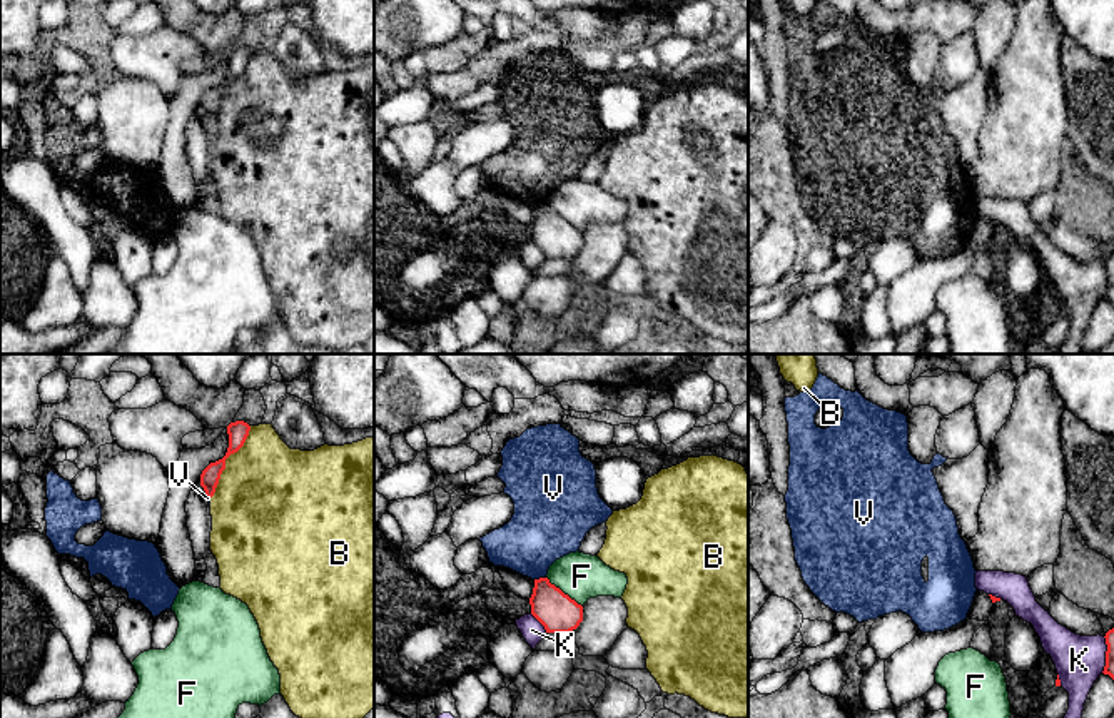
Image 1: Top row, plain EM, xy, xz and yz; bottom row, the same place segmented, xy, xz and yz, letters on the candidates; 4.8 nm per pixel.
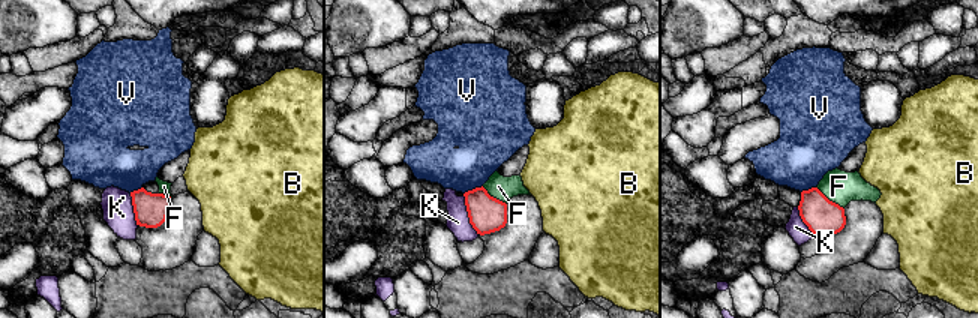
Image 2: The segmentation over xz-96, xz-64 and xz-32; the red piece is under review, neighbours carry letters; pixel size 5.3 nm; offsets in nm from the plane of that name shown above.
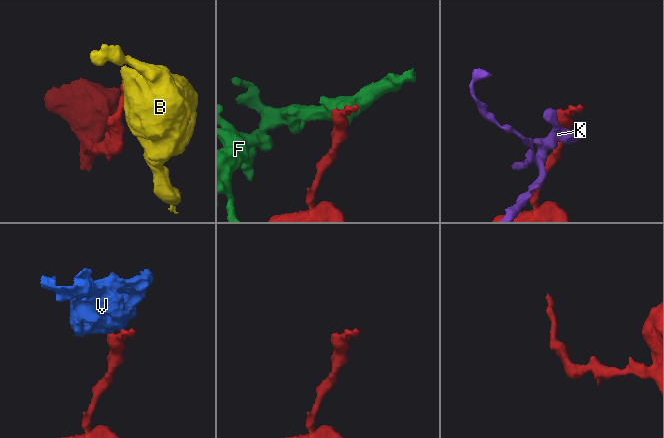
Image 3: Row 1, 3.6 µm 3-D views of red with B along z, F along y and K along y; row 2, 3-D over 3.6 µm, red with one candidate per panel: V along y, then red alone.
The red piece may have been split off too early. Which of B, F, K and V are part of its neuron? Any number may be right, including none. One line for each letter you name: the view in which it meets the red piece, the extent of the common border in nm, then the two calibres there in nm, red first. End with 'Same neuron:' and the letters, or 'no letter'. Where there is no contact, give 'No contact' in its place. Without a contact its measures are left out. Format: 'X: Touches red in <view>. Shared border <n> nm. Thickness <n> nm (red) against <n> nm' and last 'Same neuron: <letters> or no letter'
Same neuron: no letter

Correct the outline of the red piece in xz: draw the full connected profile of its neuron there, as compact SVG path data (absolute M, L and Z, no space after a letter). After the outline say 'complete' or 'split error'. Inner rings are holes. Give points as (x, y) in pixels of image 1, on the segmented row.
M548 578L534 579L529 604L531 614L546 633L570 633L583 621L583 606L551 584Z; complete

